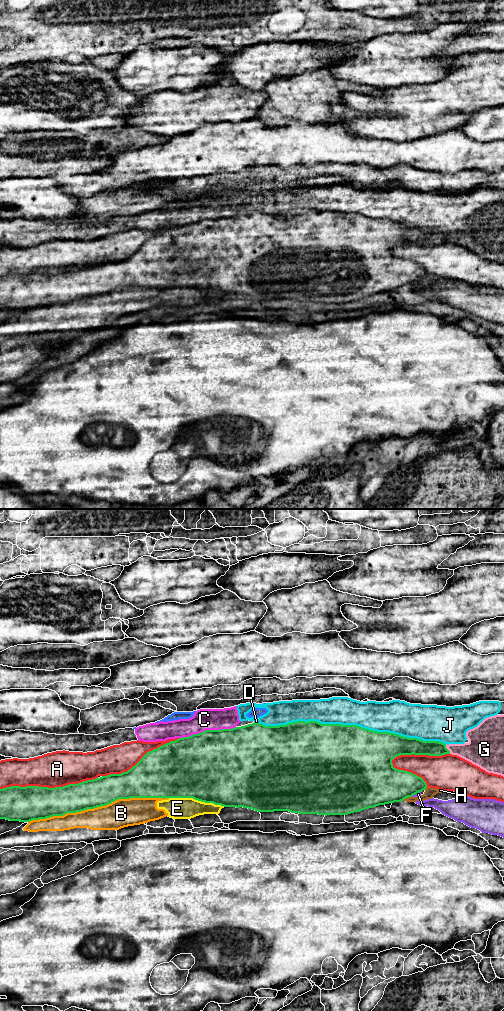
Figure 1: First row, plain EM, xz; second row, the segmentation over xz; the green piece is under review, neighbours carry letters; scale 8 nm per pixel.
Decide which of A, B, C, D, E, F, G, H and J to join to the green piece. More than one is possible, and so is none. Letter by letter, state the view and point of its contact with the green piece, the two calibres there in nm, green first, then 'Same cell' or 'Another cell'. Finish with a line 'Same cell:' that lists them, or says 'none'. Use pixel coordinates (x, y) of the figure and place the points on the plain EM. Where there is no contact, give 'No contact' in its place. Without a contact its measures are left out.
A: Touches green at xz (419, 242). Thickness 200 nm (green) against 280 nm. Another cell
B: Touches green at xz (98, 294). Thickness 240 nm (green) against 220 nm. Another cell
C: Touches green at xz (207, 218). Thickness 500 nm (green) against 180 nm. Another cell
D: Touches green at xz (256, 211). Thickness 500 nm (green) against 30 nm. Another cell
E: Touches green at xz (196, 287). Thickness 500 nm (green) against 180 nm. Another cell
F: Touches green at xz (415, 281). Thickness 300 nm (green) against 30 nm. Another cell
G: Touches green at xz (447, 237). Thickness 130 nm (green) against 220 nm. Another cell
H: Touches green at xz (406, 285). Thickness 340 nm (green) against 80 nm. Another cell
J: Touches green at xz (352, 213). Thickness 500 nm (green) against 240 nm. Another cell
Same cell: none

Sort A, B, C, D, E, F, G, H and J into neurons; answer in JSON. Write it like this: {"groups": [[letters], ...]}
{"groups": [["A"], ["B", "E", "H"], ["C", "D", "G", "J"], ["F"]]}

